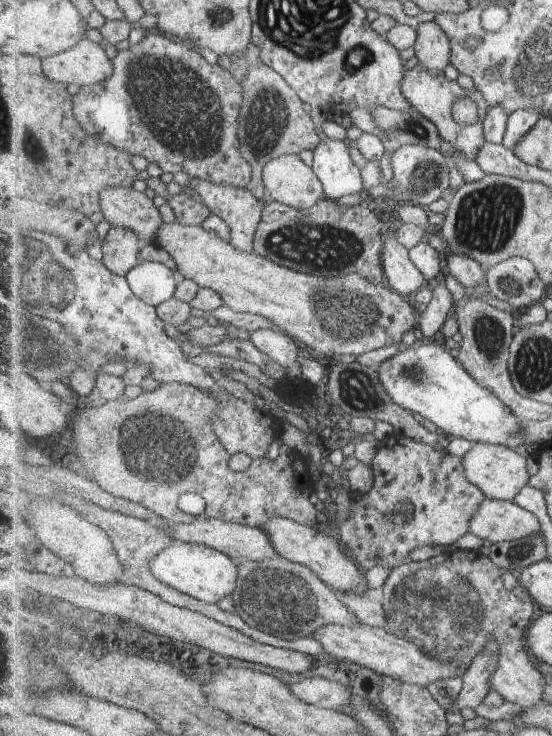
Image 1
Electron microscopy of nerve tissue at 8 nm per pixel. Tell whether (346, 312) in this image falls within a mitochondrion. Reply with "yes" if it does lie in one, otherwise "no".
yes

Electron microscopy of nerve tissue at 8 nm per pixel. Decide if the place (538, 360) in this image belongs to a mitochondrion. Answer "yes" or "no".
yes

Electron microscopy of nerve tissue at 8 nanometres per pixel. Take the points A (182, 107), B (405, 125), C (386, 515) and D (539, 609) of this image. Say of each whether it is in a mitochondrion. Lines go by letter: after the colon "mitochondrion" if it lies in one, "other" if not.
A: mitochondrion
B: mitochondrion
C: mitochondrion
D: other

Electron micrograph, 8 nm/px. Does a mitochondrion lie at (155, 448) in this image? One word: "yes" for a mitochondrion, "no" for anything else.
yes

